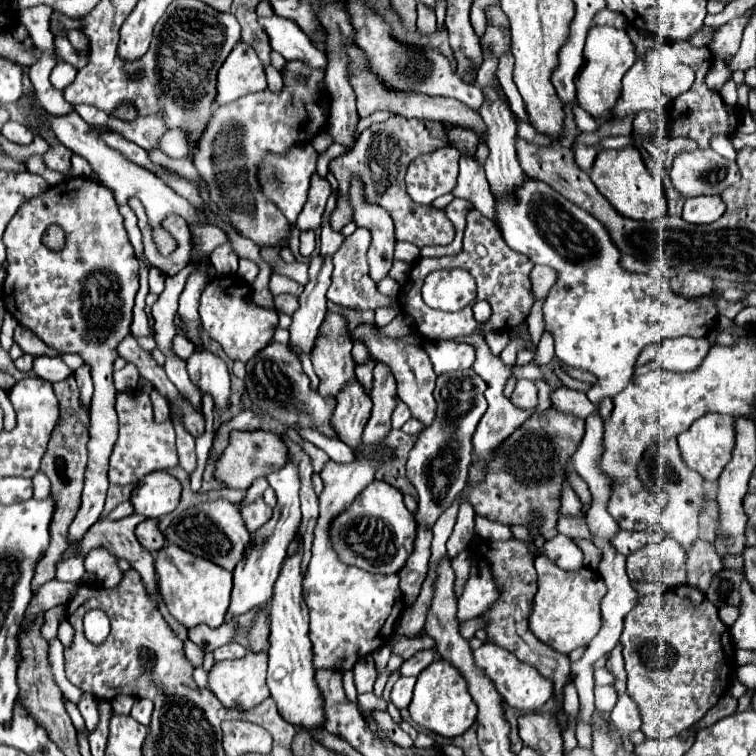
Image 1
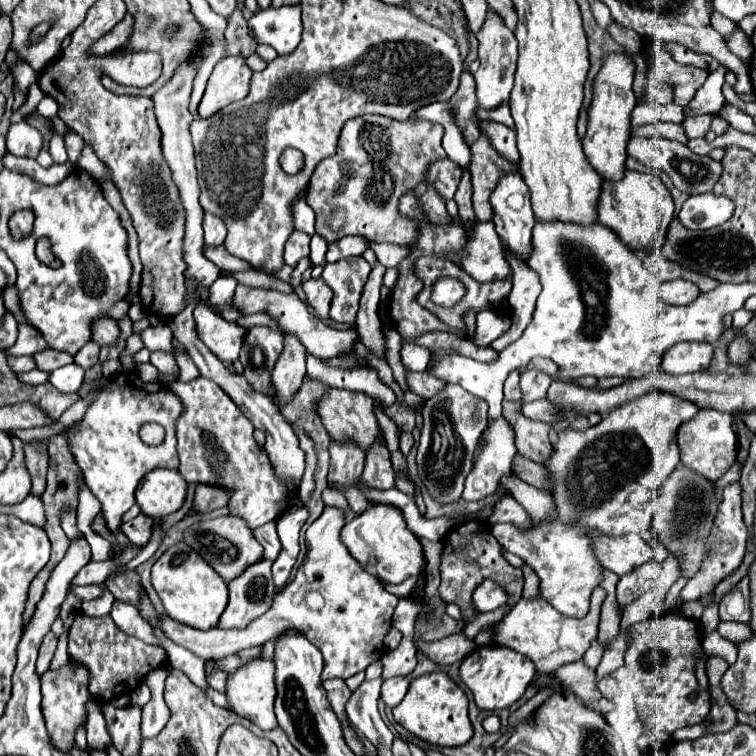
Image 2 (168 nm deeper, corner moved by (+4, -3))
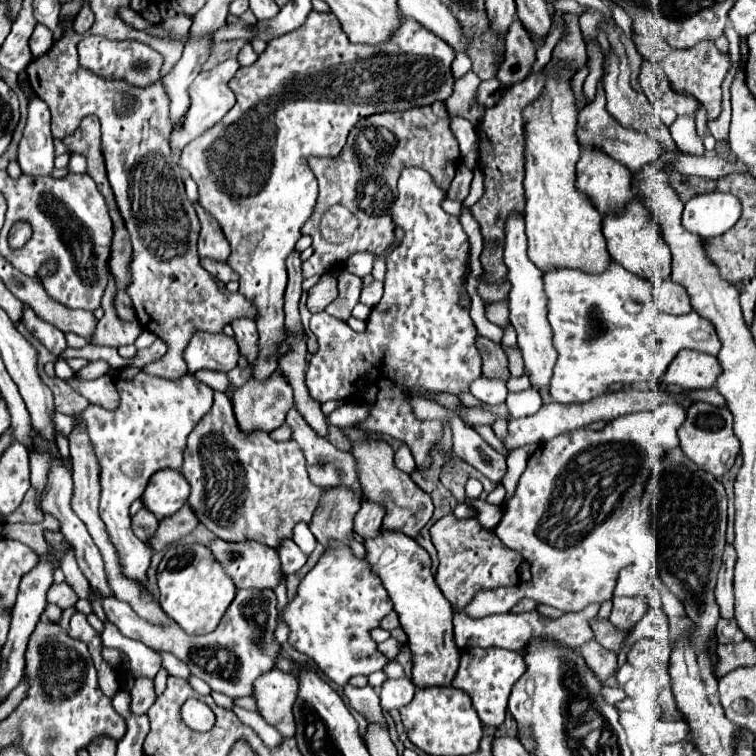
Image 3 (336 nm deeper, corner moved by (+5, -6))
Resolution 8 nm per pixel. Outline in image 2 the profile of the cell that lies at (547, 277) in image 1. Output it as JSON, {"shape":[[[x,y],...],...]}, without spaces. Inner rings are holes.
{"shape":[[[506,252],[506,260],[510,262],[512,272],[514,272],[512,274],[512,292],[510,292],[508,302],[513,308],[513,317],[516,318],[511,319],[510,330],[490,344],[498,352],[504,350],[508,344],[516,342],[522,336],[522,332],[531,322],[536,298],[538,298],[538,292],[540,292],[540,280],[538,280],[538,274],[532,268],[528,268],[524,262],[514,258],[510,252]]]}

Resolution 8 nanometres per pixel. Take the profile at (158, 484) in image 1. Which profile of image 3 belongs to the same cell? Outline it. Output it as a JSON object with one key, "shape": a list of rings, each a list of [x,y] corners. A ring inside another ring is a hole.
{"shape":[[[163,469],[151,475],[141,501],[147,511],[167,511],[159,513],[161,519],[163,515],[169,517],[177,509],[181,509],[187,503],[187,497],[189,497],[187,479],[179,471]]]}

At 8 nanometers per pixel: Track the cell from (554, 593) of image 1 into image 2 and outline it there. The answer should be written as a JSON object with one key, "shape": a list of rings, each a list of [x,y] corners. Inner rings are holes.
{"shape":[[[596,588],[590,598],[590,612],[584,618],[570,618],[560,614],[556,608],[538,596],[536,600],[520,600],[510,614],[506,614],[498,624],[492,628],[492,640],[500,646],[516,650],[528,656],[538,672],[554,672],[564,664],[582,660],[584,652],[590,648],[592,640],[598,636],[598,622],[600,622],[600,608],[606,598],[604,588]]]}

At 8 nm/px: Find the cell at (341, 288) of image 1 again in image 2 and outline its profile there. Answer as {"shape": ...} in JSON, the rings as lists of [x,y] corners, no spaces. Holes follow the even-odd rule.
{"shape":[[[346,258],[334,264],[326,264],[322,278],[334,290],[330,318],[340,324],[354,326],[358,302],[364,292],[364,284],[370,274],[370,264],[362,258]]]}

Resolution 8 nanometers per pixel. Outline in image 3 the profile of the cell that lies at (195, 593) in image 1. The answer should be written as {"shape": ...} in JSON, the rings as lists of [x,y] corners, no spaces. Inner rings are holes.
{"shape":[[[197,543],[189,545],[187,551],[181,551],[179,547],[169,547],[159,563],[157,581],[161,609],[165,609],[165,613],[189,635],[205,635],[213,631],[237,591],[221,565],[213,559],[211,551],[205,545]]]}

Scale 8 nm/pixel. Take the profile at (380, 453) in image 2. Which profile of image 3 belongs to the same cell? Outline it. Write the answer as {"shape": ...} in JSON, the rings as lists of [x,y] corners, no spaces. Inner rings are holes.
{"shape":[[[363,499],[361,509],[355,515],[355,531],[361,537],[377,535],[377,531],[381,529],[383,517],[385,517],[385,507],[381,503],[375,503],[371,499]]]}

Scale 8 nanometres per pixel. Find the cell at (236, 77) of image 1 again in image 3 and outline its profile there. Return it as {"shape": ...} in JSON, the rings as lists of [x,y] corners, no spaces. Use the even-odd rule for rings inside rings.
{"shape":[[[227,59],[225,63],[197,75],[193,85],[189,87],[191,107],[189,107],[189,111],[185,115],[185,123],[181,123],[181,127],[173,129],[173,133],[171,133],[171,149],[173,151],[181,151],[189,141],[193,141],[197,135],[201,135],[203,131],[213,127],[217,121],[221,121],[223,115],[235,105],[235,95],[233,95],[231,87],[229,87],[229,81],[235,77],[239,67],[241,65],[237,63],[237,59]]]}

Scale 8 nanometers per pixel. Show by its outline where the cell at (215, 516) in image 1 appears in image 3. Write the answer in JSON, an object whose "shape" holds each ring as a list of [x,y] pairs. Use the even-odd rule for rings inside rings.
{"shape":[[[213,539],[209,545],[213,557],[221,563],[221,567],[225,569],[225,573],[233,579],[237,589],[245,589],[245,587],[257,587],[257,589],[273,589],[283,573],[279,569],[279,559],[277,559],[277,551],[273,547],[265,547],[259,541],[253,539],[245,539],[245,541],[225,541],[225,539]]]}

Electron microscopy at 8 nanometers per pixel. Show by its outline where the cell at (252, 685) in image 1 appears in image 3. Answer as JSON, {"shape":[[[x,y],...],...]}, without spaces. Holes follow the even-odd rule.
{"shape":[[[279,669],[263,673],[253,683],[253,699],[257,703],[257,713],[283,737],[293,737],[293,695],[297,695],[295,675]]]}

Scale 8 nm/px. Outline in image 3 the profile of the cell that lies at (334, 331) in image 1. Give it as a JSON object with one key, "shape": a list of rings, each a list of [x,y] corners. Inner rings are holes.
{"shape":[[[383,439],[355,441],[355,443],[351,443],[351,455],[355,457],[357,477],[361,479],[359,483],[363,487],[363,493],[369,499],[385,503],[387,515],[385,515],[383,529],[395,529],[409,537],[415,537],[419,533],[419,529],[431,519],[433,503],[431,503],[431,497],[423,489],[419,489],[407,473],[403,473],[401,469],[395,467],[395,461],[393,461],[395,453],[389,447],[389,443],[385,443]]]}

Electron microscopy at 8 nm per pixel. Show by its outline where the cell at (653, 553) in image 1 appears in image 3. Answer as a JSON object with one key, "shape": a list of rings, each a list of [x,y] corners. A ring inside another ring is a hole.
{"shape":[[[613,597],[609,621],[619,629],[631,629],[647,613],[645,597]]]}

